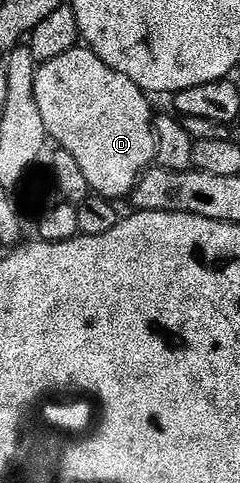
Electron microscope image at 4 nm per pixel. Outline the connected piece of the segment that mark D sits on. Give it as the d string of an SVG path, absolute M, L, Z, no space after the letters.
M77 45L75 50L66 52L66 56L58 56L58 60L39 63L34 80L34 99L42 114L47 137L53 143L56 141L59 149L70 152L70 156L78 160L93 195L109 200L127 199L140 182L140 177L155 163L156 141L152 132L154 113L148 103L149 95L140 90L130 76L114 72L114 68L110 68L87 46Z

